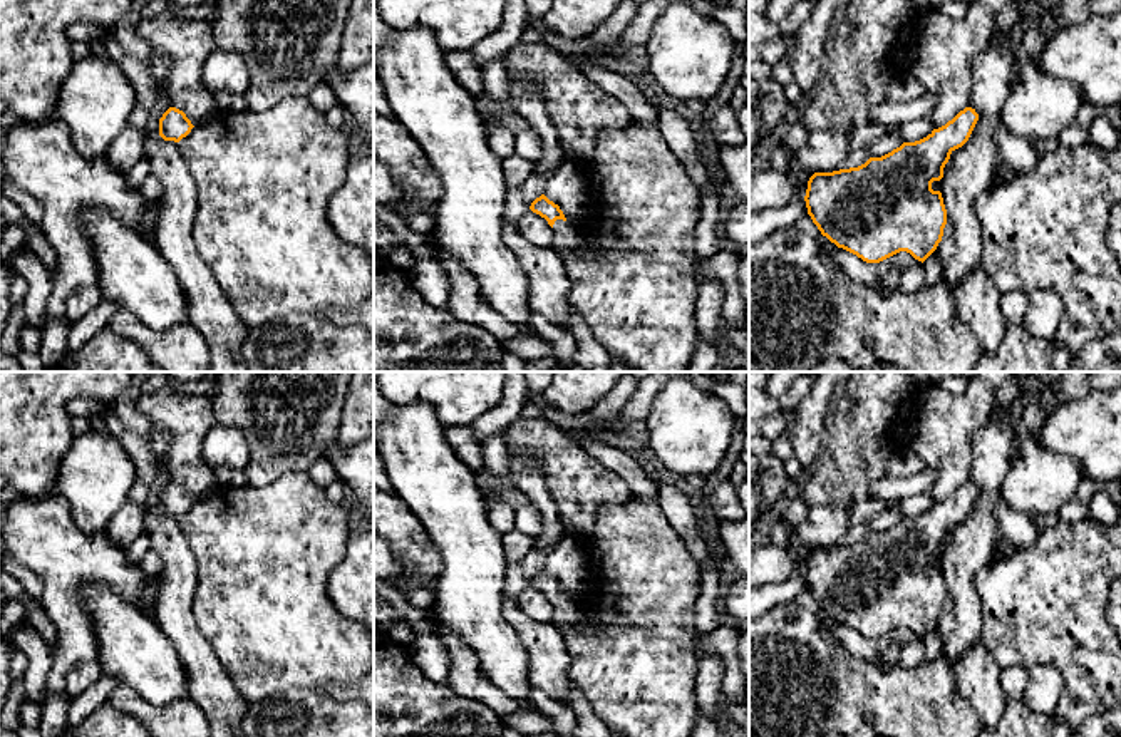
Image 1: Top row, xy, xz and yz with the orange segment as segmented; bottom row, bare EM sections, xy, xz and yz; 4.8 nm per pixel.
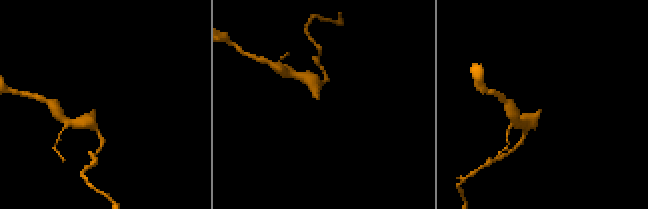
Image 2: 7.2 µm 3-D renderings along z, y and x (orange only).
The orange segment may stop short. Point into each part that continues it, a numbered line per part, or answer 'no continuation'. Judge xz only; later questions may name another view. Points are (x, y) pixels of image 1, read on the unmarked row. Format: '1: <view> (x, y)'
1: xz (567, 613)

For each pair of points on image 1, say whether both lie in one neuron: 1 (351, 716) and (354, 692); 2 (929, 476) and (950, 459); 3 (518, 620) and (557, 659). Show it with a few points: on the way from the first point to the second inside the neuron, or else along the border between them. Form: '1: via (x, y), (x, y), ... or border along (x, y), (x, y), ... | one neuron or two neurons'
1: border along (322, 690), (337, 699), (356, 700) | two neurons
2: border along (925, 463), (935, 471), (935, 483), (927, 493) | two neurons
3: via (528, 630), (547, 649) | one neuron

